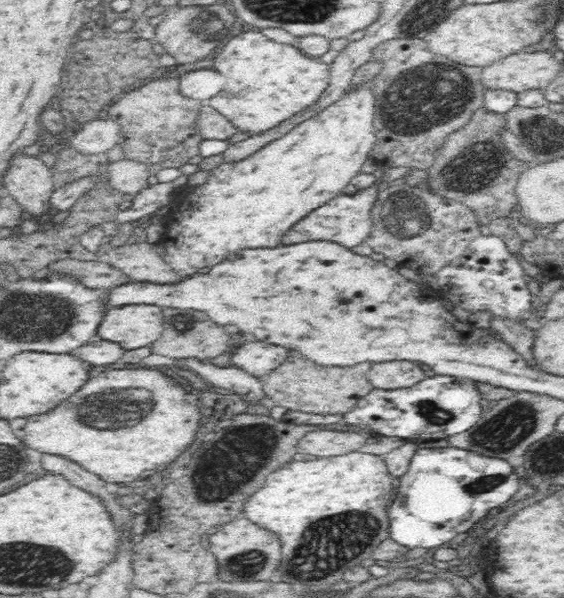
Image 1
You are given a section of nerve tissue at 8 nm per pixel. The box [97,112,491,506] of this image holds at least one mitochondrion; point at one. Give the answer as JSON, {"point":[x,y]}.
{"point":[228,480]}

